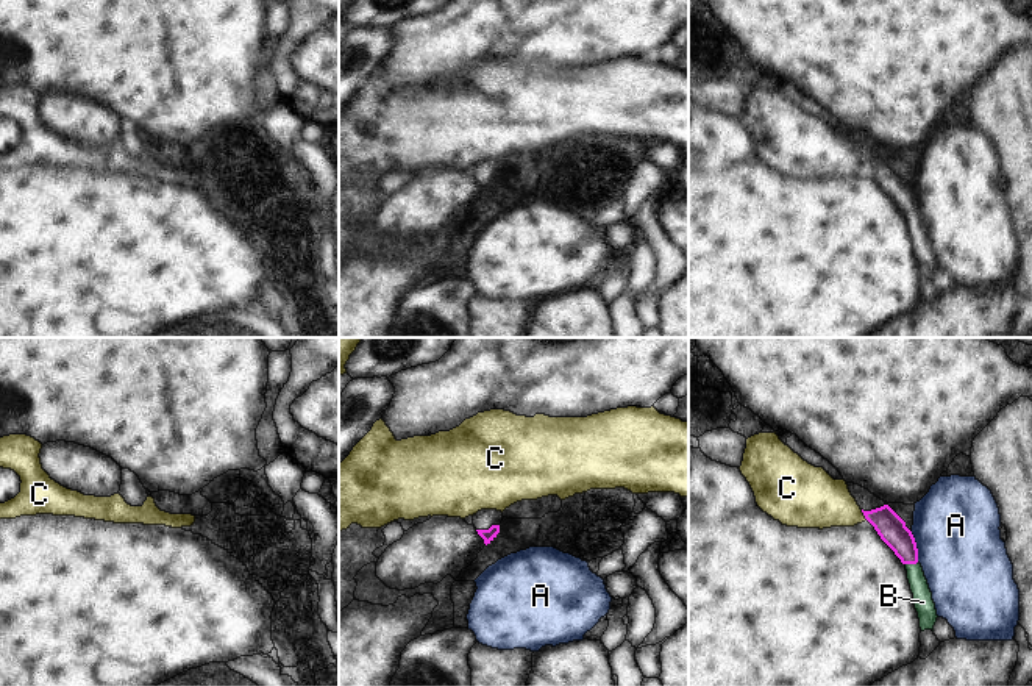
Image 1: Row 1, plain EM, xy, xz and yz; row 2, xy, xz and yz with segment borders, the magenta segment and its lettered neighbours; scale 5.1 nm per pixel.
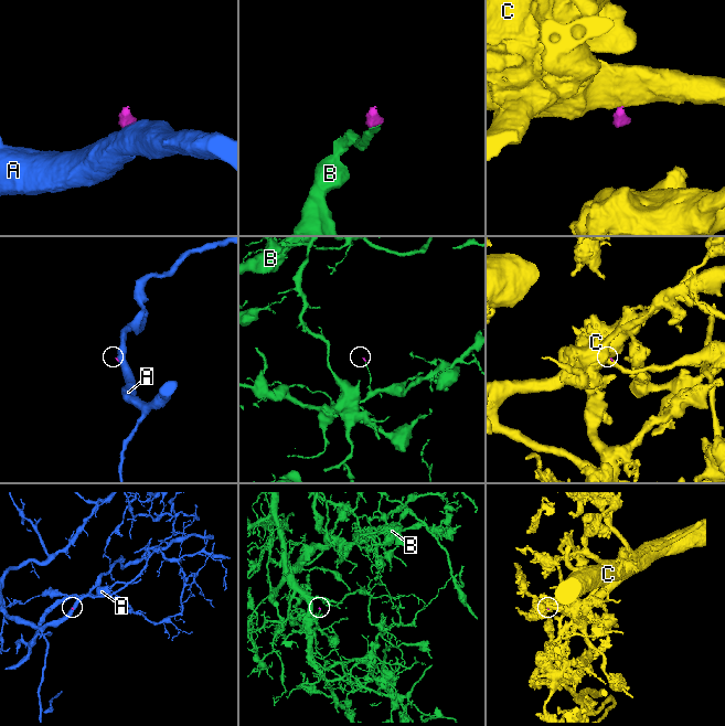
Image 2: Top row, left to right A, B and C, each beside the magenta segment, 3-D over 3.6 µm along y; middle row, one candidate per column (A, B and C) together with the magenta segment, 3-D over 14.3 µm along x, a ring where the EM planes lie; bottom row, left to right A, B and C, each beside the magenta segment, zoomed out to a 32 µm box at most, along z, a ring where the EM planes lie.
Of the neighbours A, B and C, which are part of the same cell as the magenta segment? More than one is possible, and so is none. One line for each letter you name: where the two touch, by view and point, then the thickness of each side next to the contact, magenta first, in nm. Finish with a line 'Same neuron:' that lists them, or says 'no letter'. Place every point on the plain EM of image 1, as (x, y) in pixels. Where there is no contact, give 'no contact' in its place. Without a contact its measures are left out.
B: yz (911, 213) | 150/100 nm
Same neuron: B

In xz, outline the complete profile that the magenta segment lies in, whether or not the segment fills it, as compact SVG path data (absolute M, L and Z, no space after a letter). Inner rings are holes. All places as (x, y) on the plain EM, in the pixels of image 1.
M481 159L473 164L473 175L478 184L484 189L484 194L490 194L500 183L500 173L503 163L496 159Z

